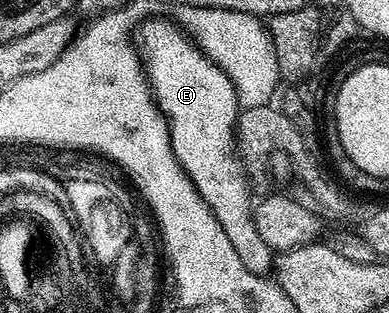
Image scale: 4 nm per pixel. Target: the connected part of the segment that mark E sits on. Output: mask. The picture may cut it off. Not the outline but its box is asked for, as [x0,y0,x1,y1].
[135,21,275,276]

